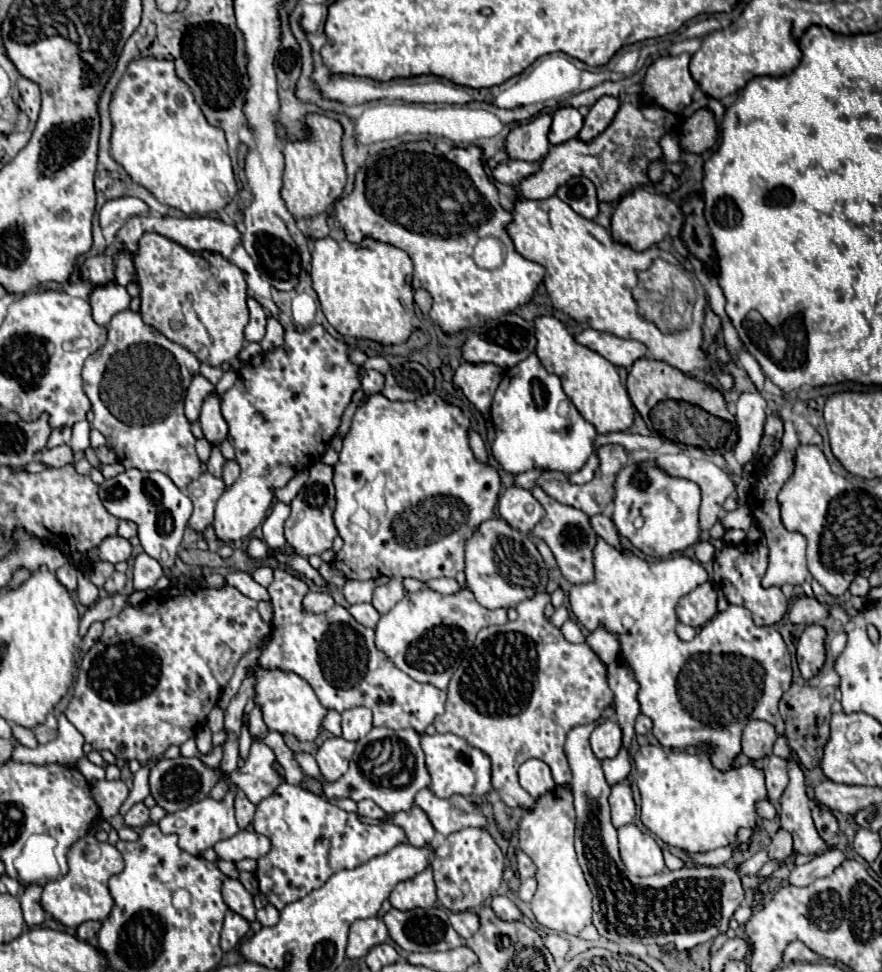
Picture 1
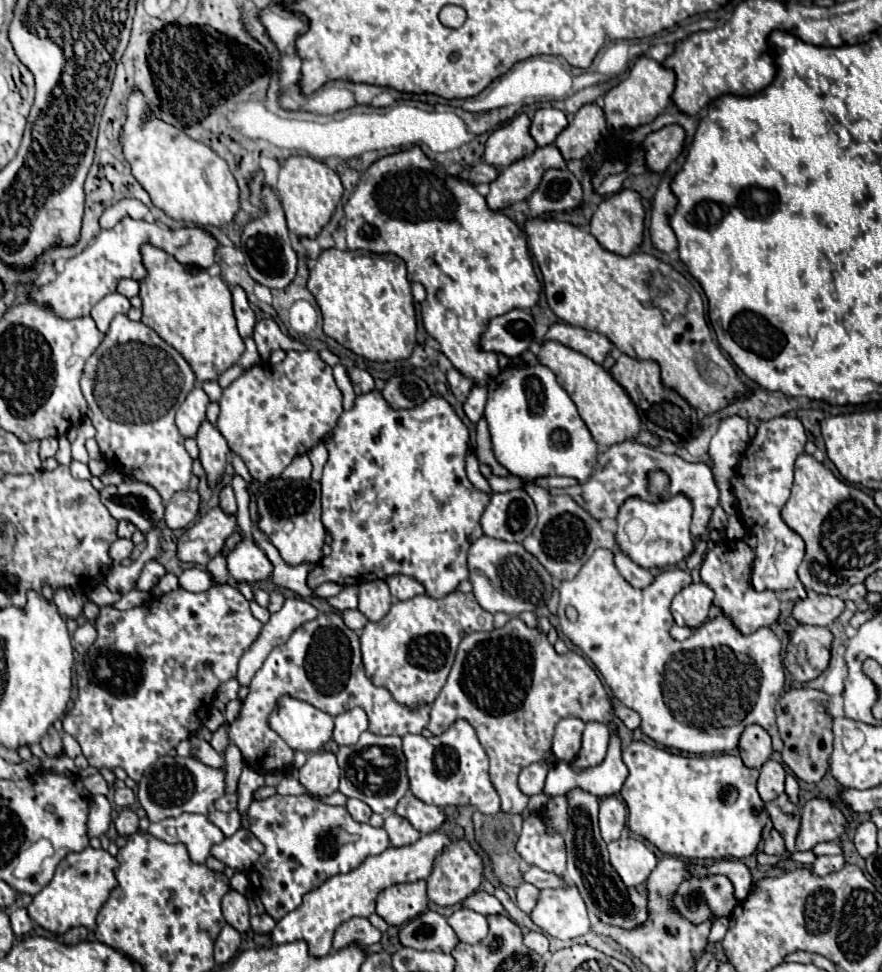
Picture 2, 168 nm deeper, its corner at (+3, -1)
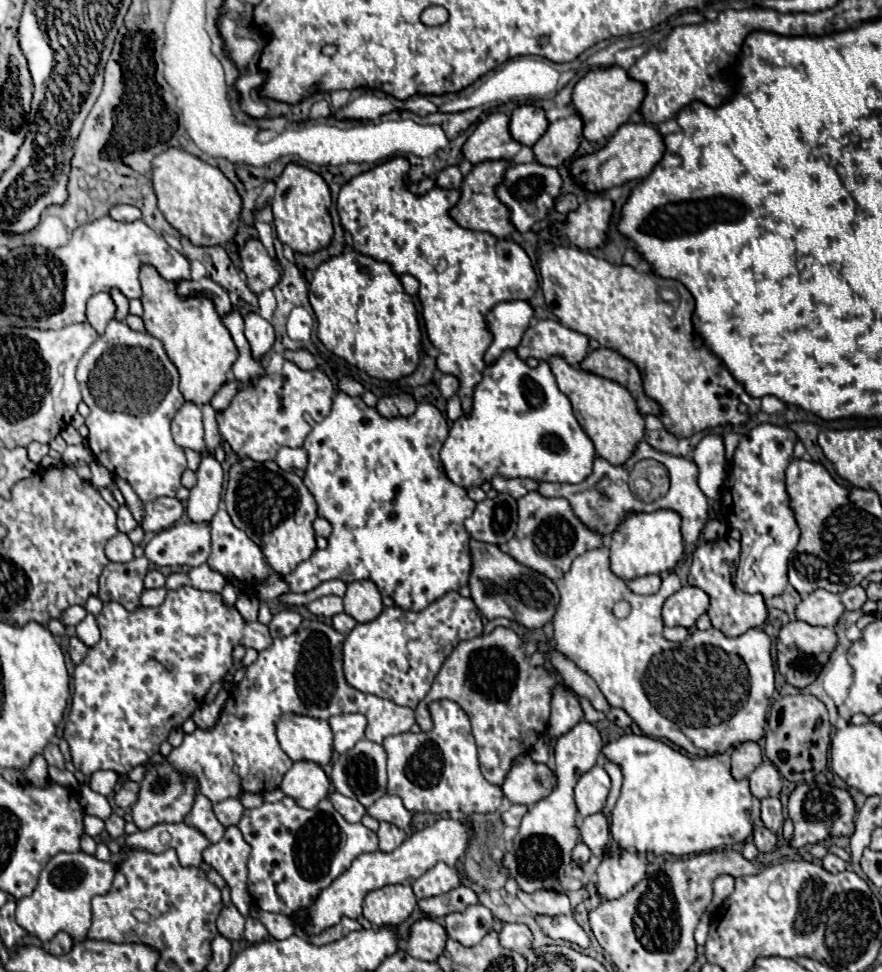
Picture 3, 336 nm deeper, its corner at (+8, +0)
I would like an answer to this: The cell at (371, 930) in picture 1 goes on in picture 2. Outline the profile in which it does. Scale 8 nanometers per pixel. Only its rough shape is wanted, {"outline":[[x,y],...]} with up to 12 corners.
{"outline":[[351,918],[337,928],[333,950],[351,942],[371,946],[381,932],[367,918]]}

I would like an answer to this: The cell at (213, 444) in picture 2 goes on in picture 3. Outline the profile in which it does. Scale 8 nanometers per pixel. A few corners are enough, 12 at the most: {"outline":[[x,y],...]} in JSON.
{"outline":[[200,453],[198,483],[190,489],[190,521],[210,521],[218,511],[224,471]]}

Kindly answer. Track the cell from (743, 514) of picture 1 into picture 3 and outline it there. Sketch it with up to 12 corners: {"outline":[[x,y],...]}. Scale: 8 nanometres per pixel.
{"outline":[[706,435],[694,451],[698,485],[720,501],[726,479],[724,439]]}

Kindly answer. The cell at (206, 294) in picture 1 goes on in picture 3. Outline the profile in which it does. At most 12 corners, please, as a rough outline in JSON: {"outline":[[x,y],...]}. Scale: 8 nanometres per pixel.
{"outline":[[142,265],[146,331],[208,403],[238,349],[208,297]]}

